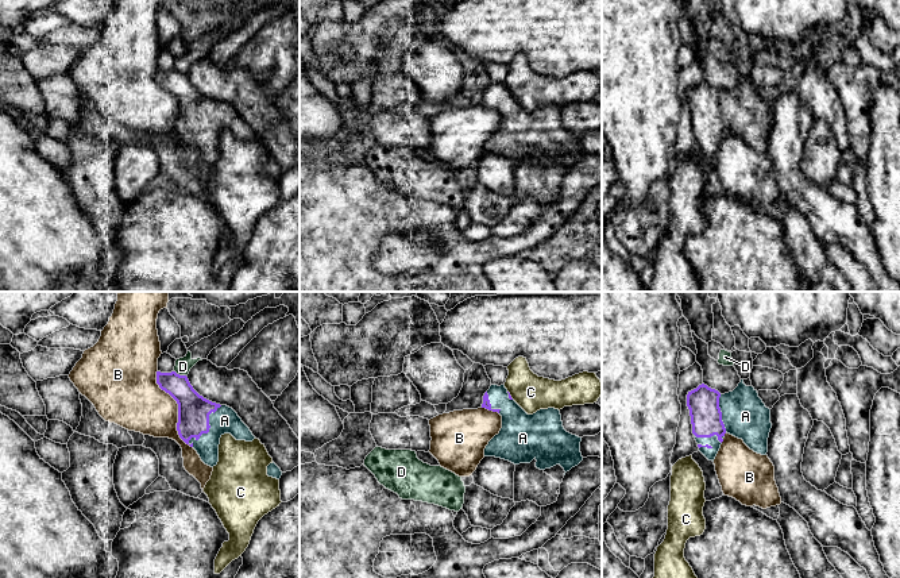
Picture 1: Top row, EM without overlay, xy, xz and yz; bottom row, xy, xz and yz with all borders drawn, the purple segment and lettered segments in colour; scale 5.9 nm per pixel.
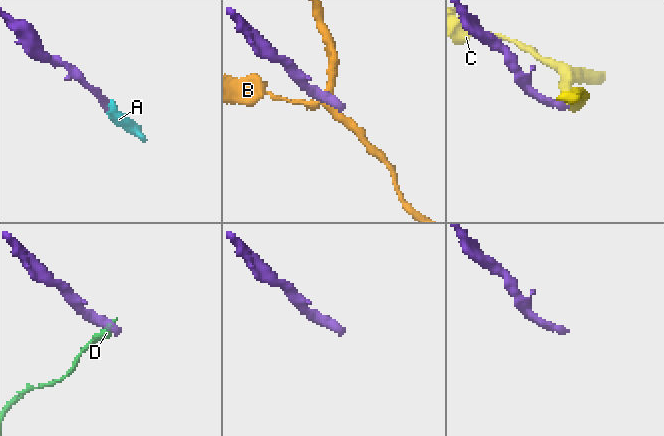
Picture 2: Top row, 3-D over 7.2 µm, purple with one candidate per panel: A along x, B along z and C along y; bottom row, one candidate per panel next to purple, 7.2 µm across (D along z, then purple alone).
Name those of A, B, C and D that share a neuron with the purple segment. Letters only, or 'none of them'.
A

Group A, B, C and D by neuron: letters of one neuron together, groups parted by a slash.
A / B / C / D

